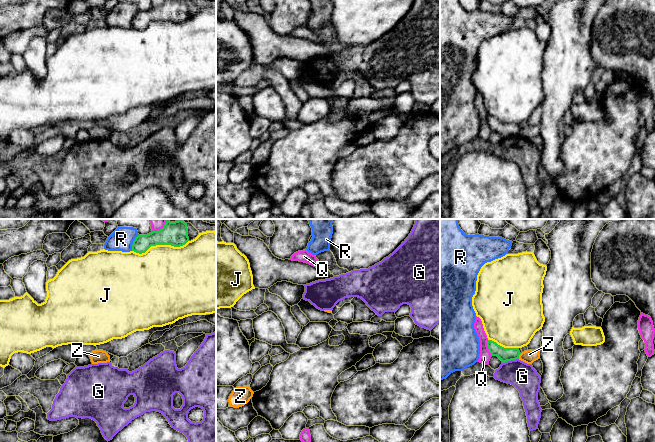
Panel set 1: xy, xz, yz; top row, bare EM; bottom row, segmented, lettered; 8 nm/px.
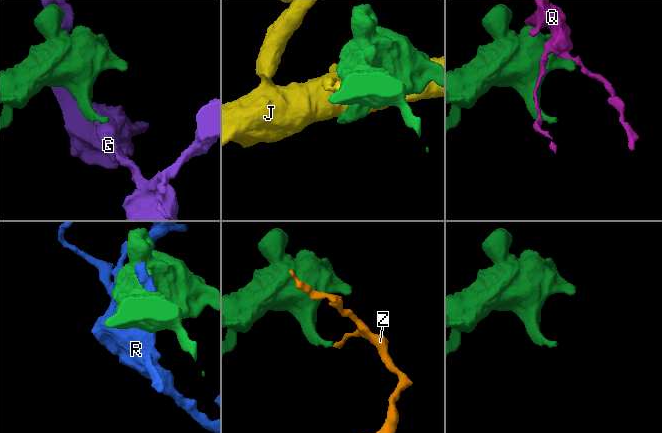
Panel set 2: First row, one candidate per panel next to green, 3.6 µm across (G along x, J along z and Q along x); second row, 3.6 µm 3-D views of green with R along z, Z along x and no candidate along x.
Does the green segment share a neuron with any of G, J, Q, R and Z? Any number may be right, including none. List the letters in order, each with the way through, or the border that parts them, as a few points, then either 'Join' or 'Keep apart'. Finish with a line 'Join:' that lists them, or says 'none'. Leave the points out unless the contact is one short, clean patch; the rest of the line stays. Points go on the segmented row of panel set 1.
G: Keep apart
J: Keep apart
Q: Keep apart
R: Keep apart
Z: Boundary: yz (521, 353), (518, 358). Keep apart
Join: none

